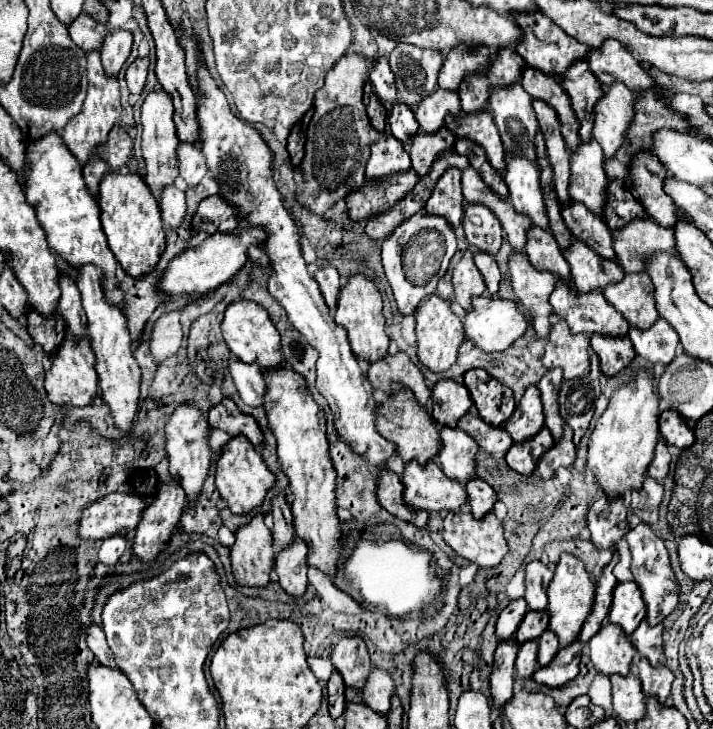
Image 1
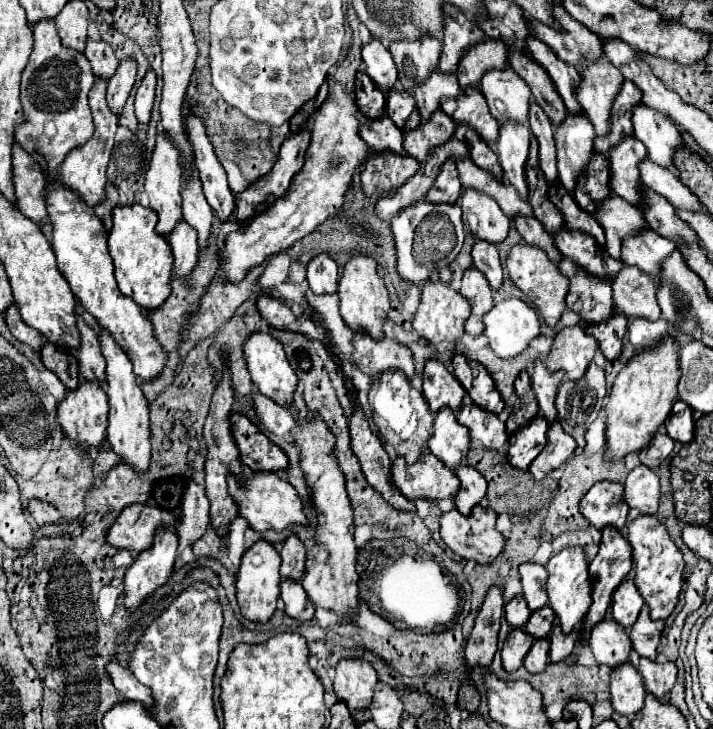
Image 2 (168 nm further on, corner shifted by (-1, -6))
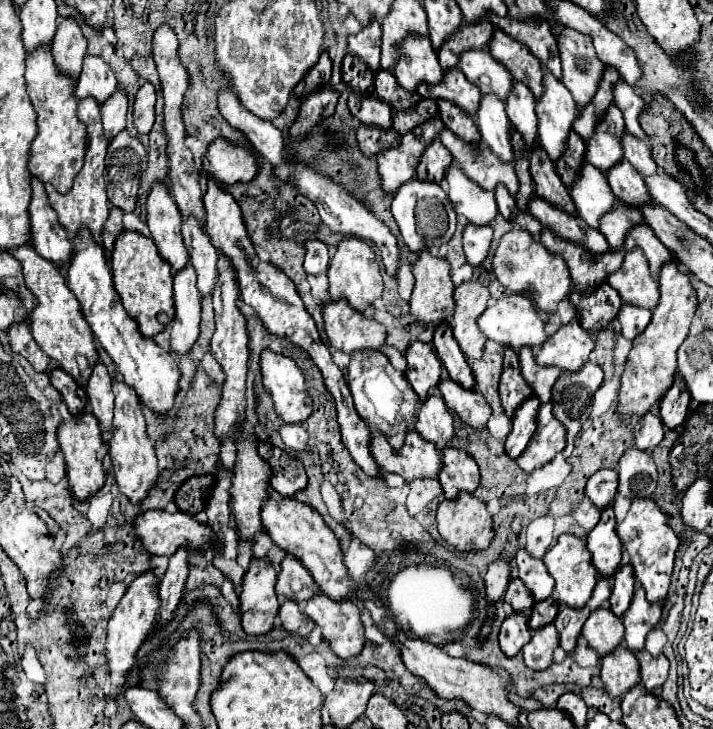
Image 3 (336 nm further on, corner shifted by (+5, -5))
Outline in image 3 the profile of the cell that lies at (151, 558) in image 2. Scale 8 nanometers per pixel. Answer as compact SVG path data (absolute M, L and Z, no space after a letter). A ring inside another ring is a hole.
M147 570L129 584L129 588L125 590L123 598L119 600L113 616L109 618L109 624L107 624L107 658L109 658L109 668L111 668L111 694L119 692L123 678L125 678L125 672L135 662L133 658L135 658L137 648L141 646L145 636L151 632L151 626L157 618L159 606L161 606L159 582L157 582L153 570Z

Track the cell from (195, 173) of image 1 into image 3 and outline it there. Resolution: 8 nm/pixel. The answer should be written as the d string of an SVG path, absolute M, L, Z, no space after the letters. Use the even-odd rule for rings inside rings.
M195 216L183 218L183 240L187 246L187 252L191 256L191 262L197 270L197 288L201 296L213 292L215 280L217 280L217 250L201 230L201 224Z

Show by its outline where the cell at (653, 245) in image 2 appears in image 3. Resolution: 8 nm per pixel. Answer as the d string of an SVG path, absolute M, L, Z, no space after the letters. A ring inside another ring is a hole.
M617 202L617 206L613 206L613 210L605 218L601 218L601 234L607 238L613 252L623 250L625 236L639 224L647 224L641 210L633 210L631 206Z

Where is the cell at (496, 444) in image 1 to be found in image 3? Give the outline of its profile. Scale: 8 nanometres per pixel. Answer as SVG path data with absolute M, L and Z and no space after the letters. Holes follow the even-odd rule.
M447 376L441 380L439 392L447 408L457 414L467 426L473 426L473 430L481 430L487 426L491 410L485 398L481 398L481 394L477 394L475 390L465 390Z

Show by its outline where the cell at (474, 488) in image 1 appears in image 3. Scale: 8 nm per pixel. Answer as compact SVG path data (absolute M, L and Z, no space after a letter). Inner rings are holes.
M445 448L439 482L445 490L445 498L457 500L459 492L475 492L479 486L479 468L469 454L455 448Z

